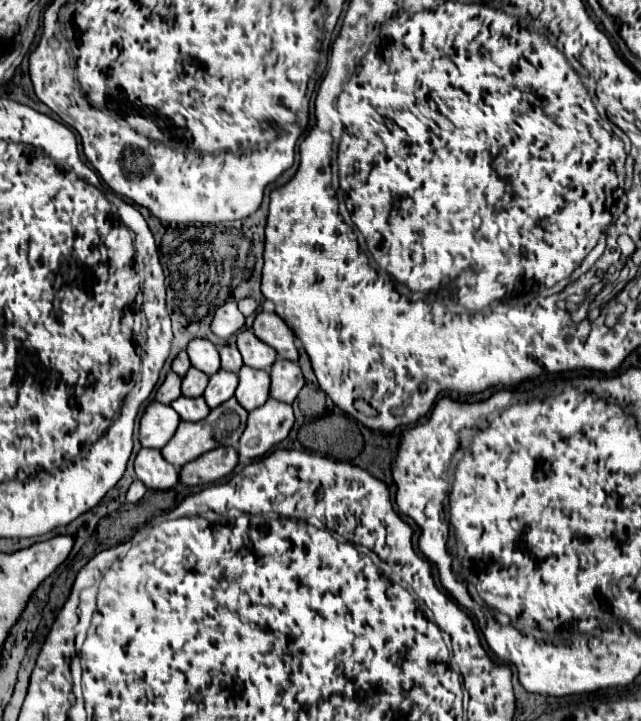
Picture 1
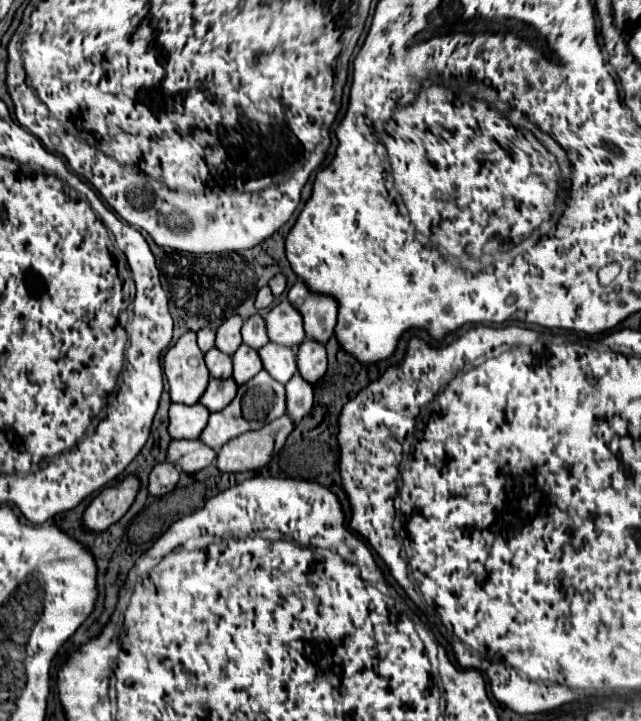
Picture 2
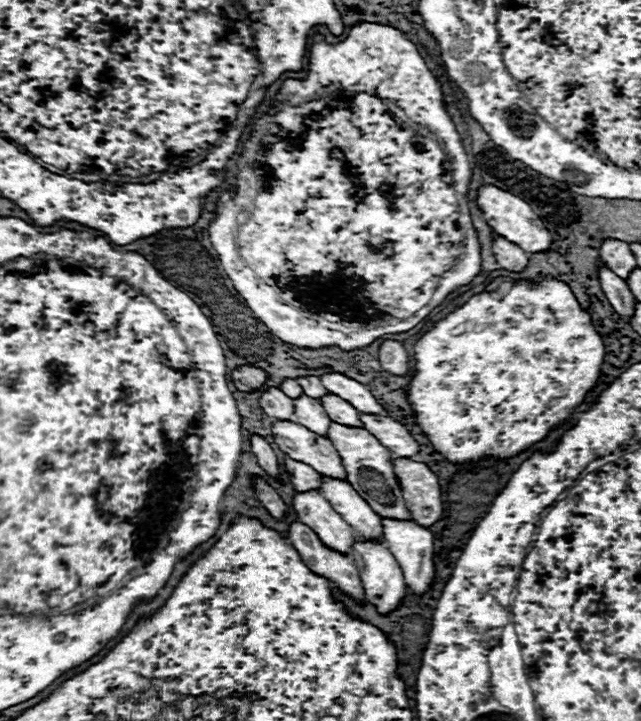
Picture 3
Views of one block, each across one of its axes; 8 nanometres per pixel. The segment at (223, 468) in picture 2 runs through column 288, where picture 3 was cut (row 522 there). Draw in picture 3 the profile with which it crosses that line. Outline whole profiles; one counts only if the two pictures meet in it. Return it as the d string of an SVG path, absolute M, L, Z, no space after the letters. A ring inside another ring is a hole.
M394 458L392 466L412 520L422 526L432 526L442 516L438 478L426 464L410 458Z

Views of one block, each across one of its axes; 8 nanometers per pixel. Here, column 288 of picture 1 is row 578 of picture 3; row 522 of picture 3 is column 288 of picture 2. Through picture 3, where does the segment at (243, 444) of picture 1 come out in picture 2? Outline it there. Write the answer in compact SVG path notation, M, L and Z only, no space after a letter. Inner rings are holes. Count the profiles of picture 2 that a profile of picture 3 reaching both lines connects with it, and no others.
M294 374L292 380L286 384L286 394L288 394L286 416L292 416L294 424L298 424L312 408L314 388L300 374Z

